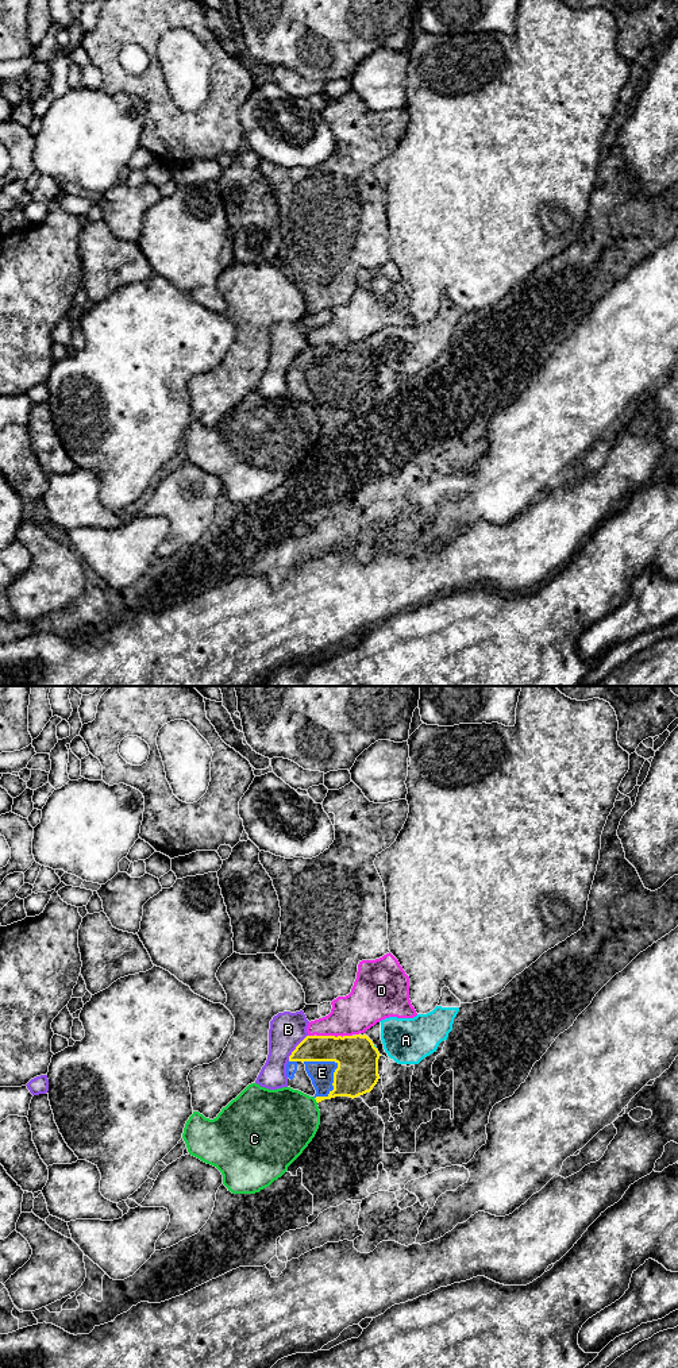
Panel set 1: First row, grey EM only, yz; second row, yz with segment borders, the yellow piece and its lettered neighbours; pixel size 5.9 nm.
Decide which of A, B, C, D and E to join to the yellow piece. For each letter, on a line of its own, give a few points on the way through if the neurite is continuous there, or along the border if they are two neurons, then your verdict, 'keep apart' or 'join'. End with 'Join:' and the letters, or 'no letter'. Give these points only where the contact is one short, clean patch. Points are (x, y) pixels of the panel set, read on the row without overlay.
A: keep apart
B: keep apart
C: keep apart
D: keep apart
E: join
Join: E

